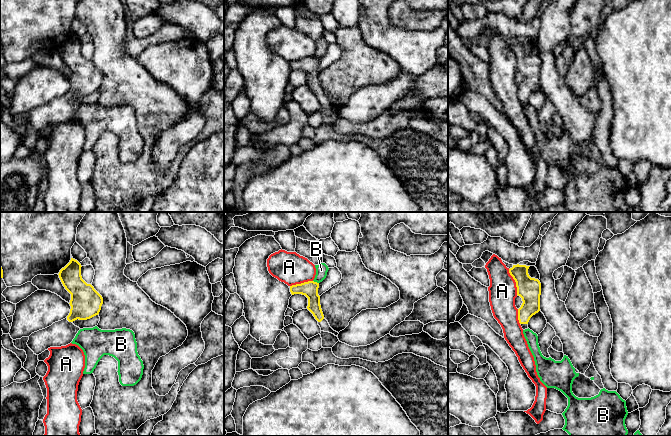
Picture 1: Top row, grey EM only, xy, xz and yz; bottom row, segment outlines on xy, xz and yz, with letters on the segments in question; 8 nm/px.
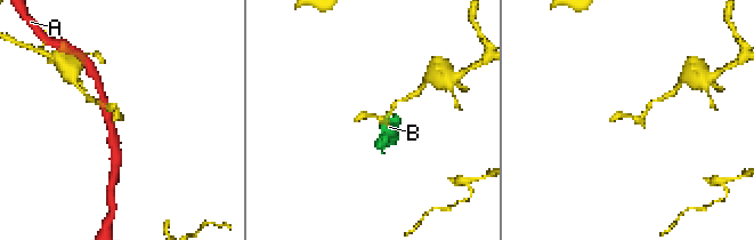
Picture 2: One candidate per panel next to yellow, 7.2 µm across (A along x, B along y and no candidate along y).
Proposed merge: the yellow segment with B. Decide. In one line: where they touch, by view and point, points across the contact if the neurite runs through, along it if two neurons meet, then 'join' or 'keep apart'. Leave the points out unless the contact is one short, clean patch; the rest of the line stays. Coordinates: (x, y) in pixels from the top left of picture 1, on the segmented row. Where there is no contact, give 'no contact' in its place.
meets yellow in xz at (316, 282); border along xz (313, 280), (318, 283); keep apart

